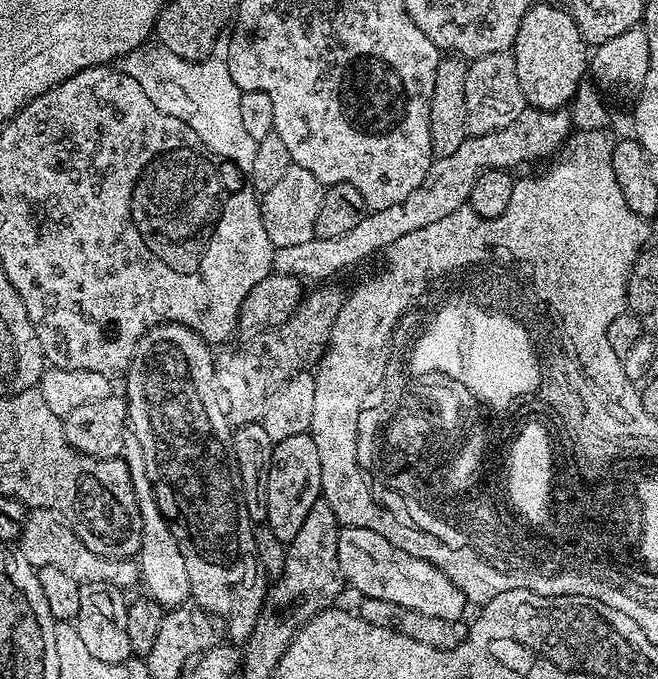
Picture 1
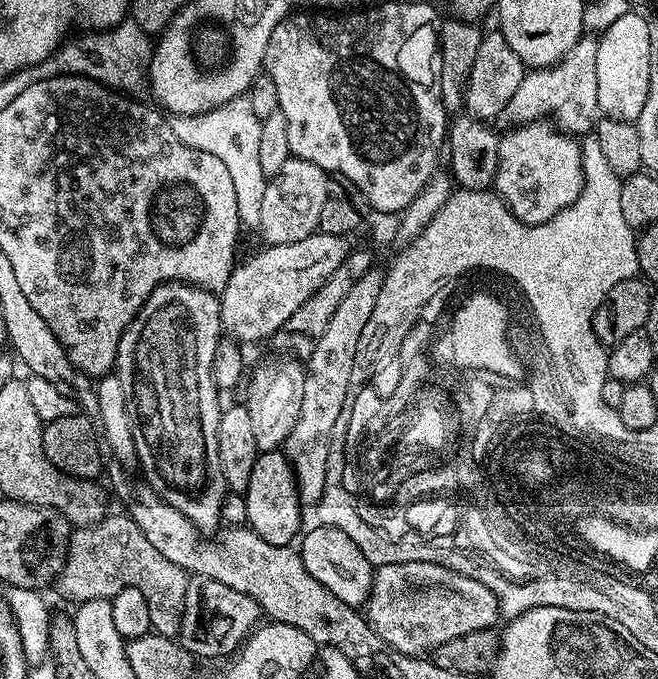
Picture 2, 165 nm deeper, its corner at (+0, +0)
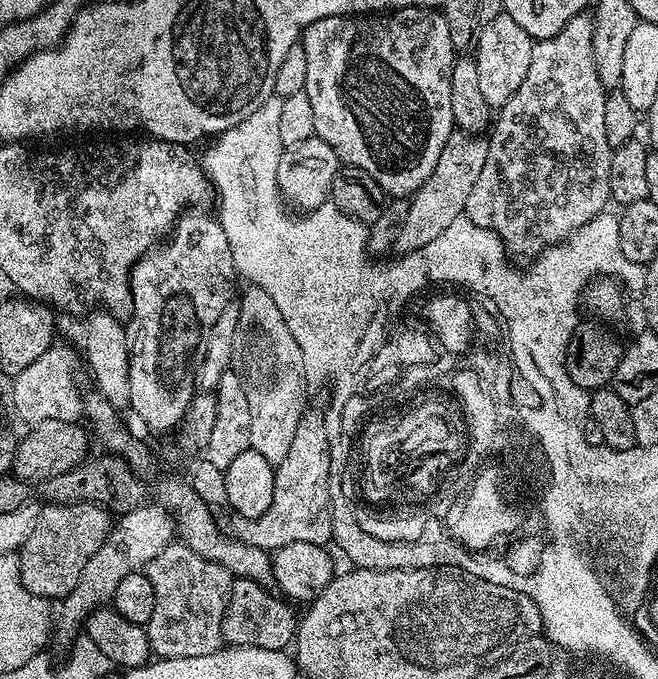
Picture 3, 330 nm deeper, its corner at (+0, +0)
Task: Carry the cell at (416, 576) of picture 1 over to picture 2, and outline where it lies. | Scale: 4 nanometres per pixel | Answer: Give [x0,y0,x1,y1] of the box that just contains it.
[298,527,374,606]

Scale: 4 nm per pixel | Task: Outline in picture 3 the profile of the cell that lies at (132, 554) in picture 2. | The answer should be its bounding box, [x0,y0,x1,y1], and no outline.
[146,542,230,659]

